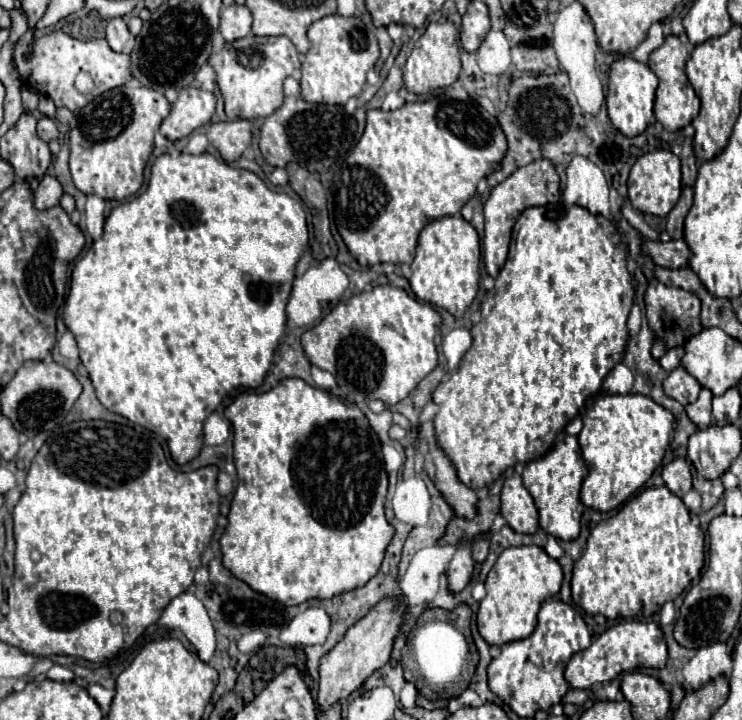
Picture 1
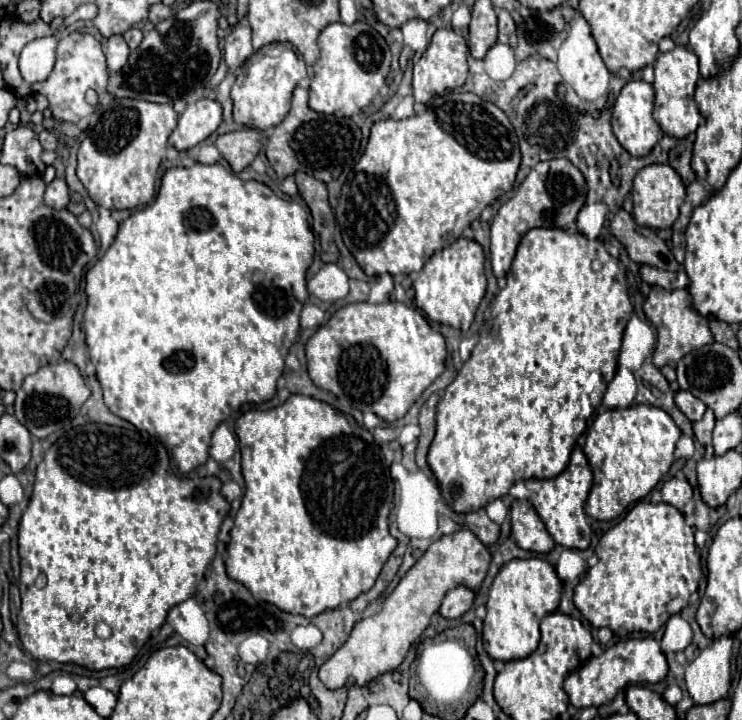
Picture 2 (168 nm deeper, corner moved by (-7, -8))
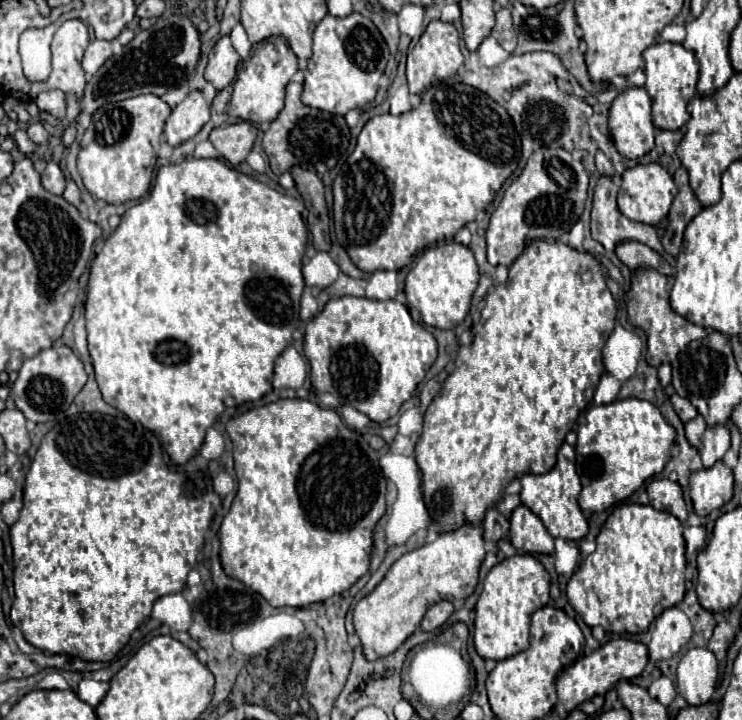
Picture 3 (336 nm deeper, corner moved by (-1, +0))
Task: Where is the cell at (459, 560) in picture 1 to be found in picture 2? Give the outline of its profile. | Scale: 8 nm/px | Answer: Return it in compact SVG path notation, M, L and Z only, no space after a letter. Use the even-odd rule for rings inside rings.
M459 584L457 588L451 588L445 594L441 608L439 608L439 614L445 618L459 618L461 614L465 614L471 608L473 598L475 598L473 590L467 588L465 584Z

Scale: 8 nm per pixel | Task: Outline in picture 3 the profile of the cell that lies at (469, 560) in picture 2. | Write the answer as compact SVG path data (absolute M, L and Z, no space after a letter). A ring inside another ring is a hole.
M469 524L455 532L439 534L435 542L403 554L391 566L383 582L369 596L359 600L353 610L355 632L361 638L365 656L369 660L377 660L395 652L419 628L425 610L443 600L443 594L445 600L453 604L469 598L475 592L483 558L483 528Z

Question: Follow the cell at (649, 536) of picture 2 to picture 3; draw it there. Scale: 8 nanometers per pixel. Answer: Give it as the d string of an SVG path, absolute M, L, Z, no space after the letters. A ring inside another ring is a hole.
M621 504L613 510L613 514L607 518L607 522L603 524L599 536L597 536L597 550L593 554L589 554L577 568L577 572L571 576L569 584L567 584L567 598L571 602L571 606L575 608L575 612L583 618L583 622L587 626L603 626L605 632L609 634L641 634L649 628L649 624L665 610L665 608L671 608L671 606L677 606L683 596L685 596L685 576L683 576L683 570L685 570L685 540L683 540L683 526L681 522L671 516L669 512L661 512L661 510L655 510L653 506L641 506L641 504Z

